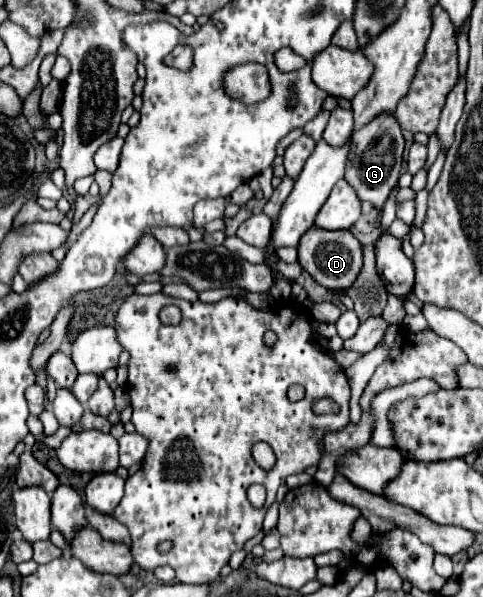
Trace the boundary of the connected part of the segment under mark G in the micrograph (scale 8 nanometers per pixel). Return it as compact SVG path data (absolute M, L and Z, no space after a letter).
M382 114L352 136L352 150L348 156L346 182L356 190L360 200L368 200L376 210L382 210L390 190L398 184L402 166L404 138L396 118Z

